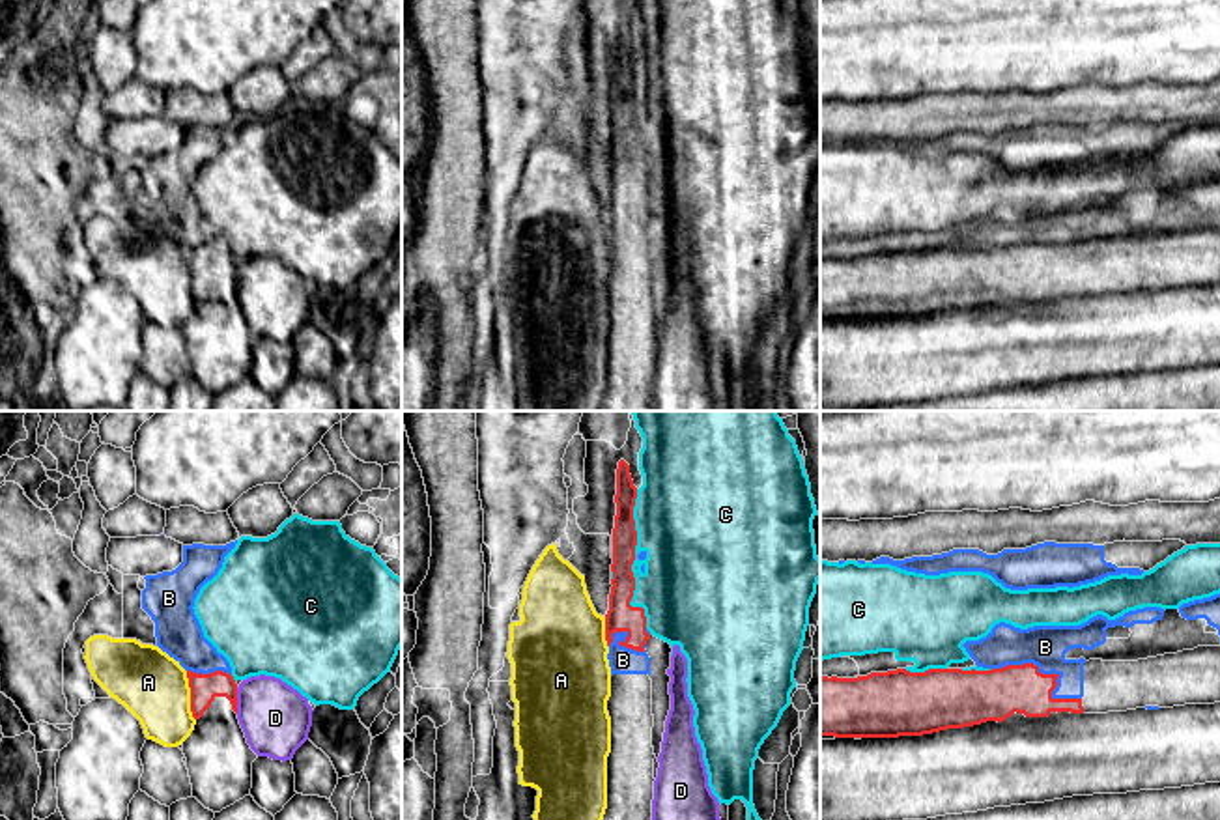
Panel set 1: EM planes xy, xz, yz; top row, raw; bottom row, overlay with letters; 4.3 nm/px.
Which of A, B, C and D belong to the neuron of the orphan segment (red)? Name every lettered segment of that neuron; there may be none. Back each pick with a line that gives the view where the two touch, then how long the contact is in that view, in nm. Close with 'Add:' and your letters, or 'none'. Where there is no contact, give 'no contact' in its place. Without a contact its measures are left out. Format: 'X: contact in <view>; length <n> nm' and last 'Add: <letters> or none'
Add: none

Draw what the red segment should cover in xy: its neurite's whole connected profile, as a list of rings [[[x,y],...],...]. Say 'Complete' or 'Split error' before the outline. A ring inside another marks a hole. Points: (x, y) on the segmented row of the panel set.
Complete. [[[187,671],[191,687],[191,712],[200,719],[217,697],[226,697],[237,714],[237,684],[232,674],[215,671],[209,674]]]

